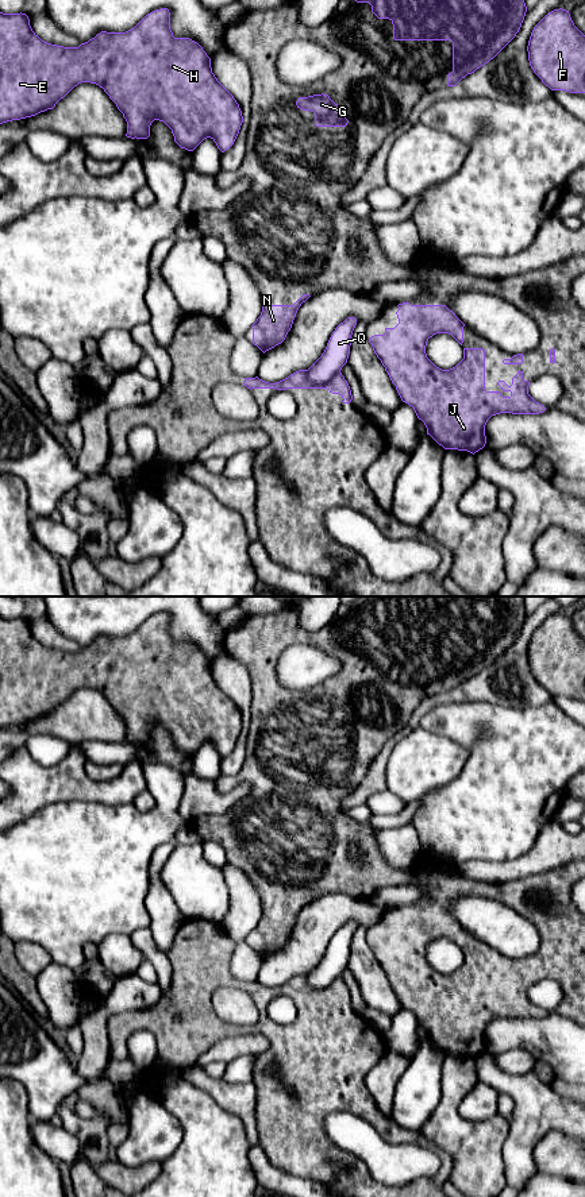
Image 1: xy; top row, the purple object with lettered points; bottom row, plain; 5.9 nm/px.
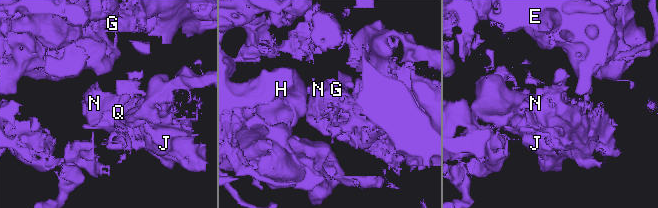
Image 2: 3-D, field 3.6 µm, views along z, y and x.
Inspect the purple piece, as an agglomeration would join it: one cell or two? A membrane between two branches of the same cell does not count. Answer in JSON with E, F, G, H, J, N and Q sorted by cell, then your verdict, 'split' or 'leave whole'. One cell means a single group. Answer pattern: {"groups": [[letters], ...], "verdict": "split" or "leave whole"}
{"groups": [["E", "F", "G", "H", "J", "N"], ["Q"]], "verdict": "split"}

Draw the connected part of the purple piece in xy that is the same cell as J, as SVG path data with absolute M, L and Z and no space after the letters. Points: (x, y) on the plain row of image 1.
M399 908L396 916L399 928L385 932L384 939L369 942L374 958L381 965L403 1007L413 1012L430 1039L444 1054L458 1054L476 1058L486 1049L485 1030L492 1020L500 1018L539 1019L546 1015L528 999L530 986L523 984L523 976L512 982L508 991L504 985L497 989L509 1001L500 996L485 995L485 954L463 953L463 964L450 974L436 972L426 958L430 942L436 938L451 939L461 950L465 928L446 910Z

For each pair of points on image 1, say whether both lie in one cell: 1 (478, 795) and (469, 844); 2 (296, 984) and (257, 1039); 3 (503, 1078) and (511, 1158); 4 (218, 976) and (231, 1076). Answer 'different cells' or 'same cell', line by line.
1: same cell
2: different cells
3: same cell
4: different cells

